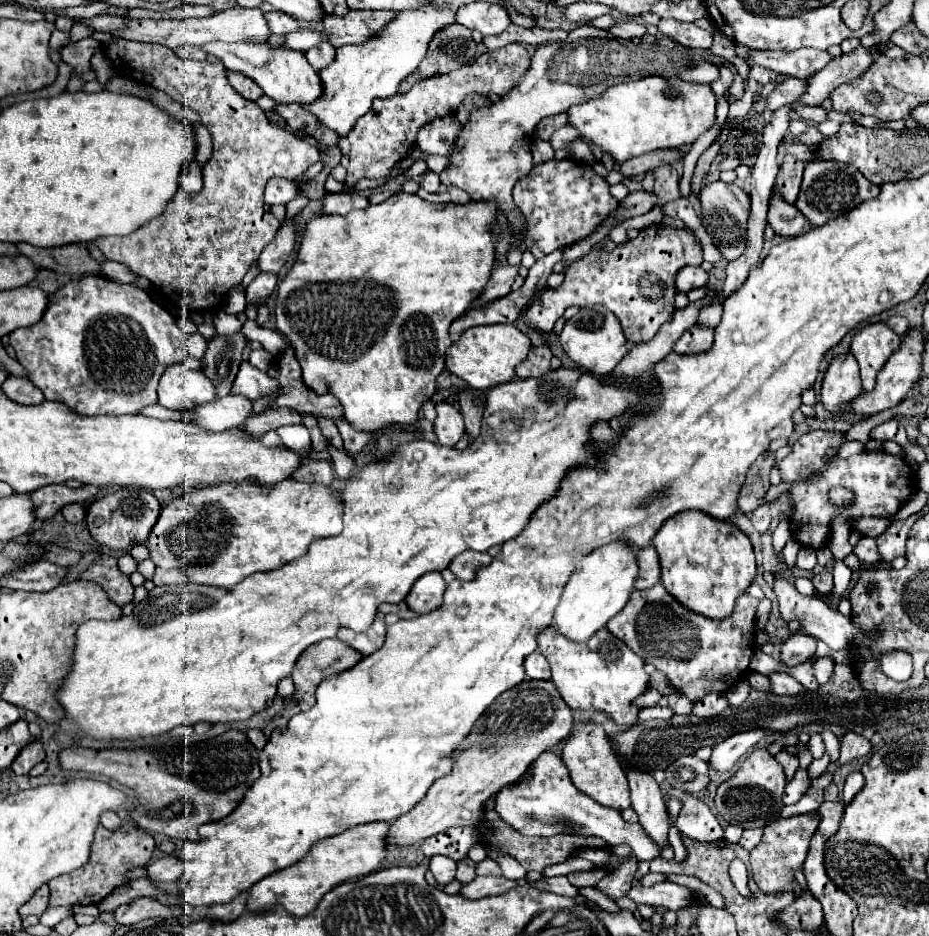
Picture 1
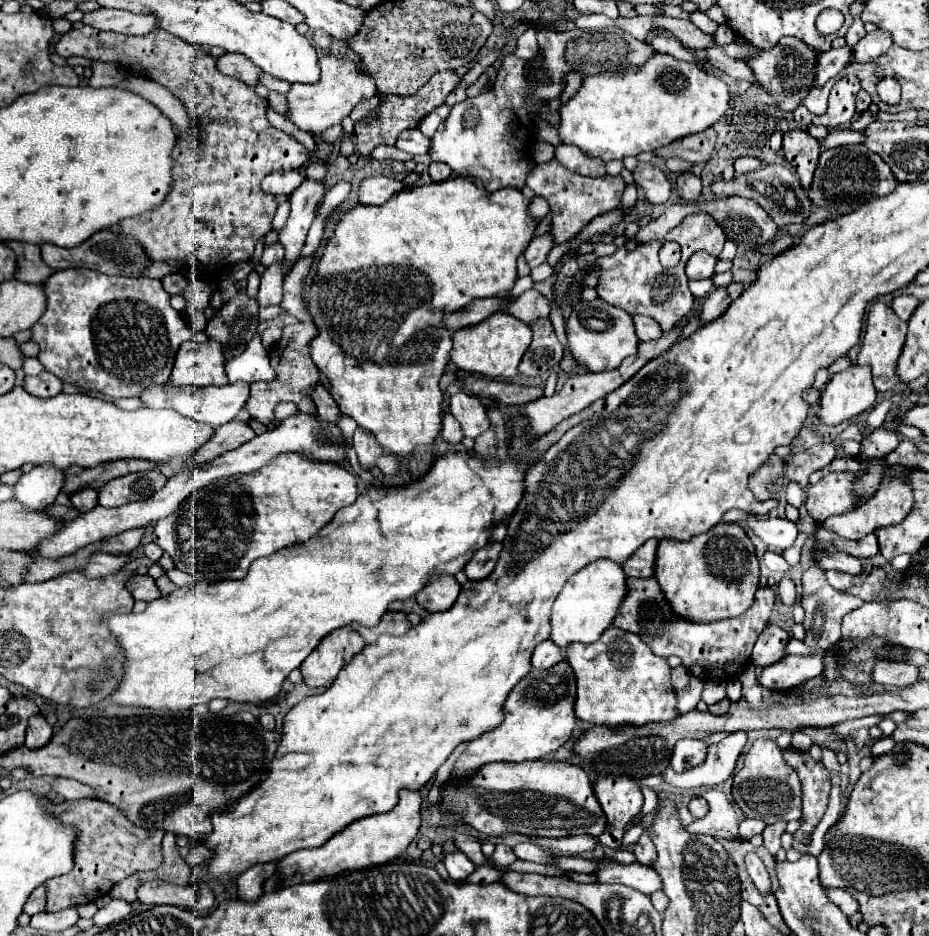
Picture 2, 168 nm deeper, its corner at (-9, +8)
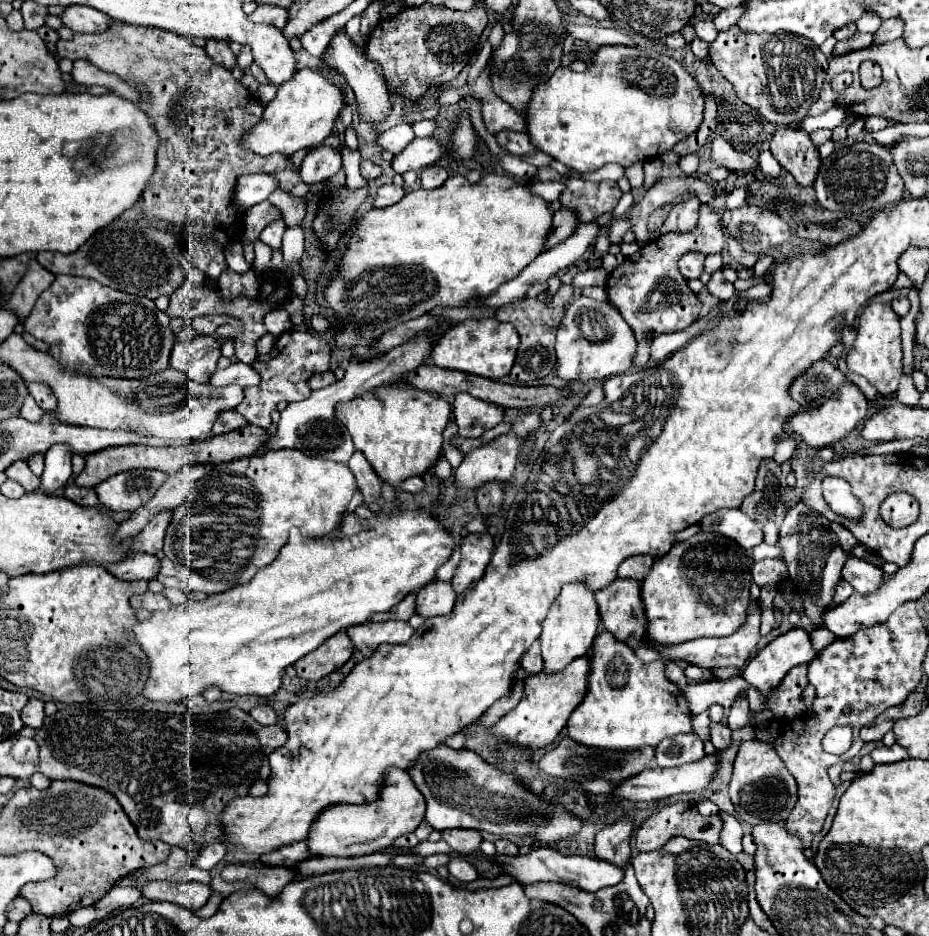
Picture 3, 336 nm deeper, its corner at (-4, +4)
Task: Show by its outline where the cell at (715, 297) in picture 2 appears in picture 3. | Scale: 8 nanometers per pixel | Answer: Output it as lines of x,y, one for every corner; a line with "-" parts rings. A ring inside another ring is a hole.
722,271
712,273
712,277
710,277
710,281
708,281
706,287
708,287
710,295
714,295
714,297
720,299
720,301
726,301
726,299
730,299
730,297
734,295
734,287
732,287
732,283
728,283
728,281
724,279

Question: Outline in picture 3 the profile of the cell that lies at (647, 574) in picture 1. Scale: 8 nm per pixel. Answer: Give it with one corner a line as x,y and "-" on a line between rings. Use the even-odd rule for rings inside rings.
630,557
620,565
618,577
622,577
622,579
632,577
636,581
642,581
644,575
648,573
648,569
652,567
652,563
654,563
654,557

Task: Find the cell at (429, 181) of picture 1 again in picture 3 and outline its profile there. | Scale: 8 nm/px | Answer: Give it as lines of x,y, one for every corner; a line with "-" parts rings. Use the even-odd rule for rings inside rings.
428,167
428,169
424,169
422,173
420,173
420,185
424,187
424,189
436,189
436,187
440,187
446,179
448,179
450,175
448,175
448,171
444,169
444,167

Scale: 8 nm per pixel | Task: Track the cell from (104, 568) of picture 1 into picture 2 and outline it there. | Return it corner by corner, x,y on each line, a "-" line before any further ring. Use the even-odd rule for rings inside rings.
135,575
127,583
127,589
139,601
155,601
155,599
161,597
161,591
157,589
155,581
149,575

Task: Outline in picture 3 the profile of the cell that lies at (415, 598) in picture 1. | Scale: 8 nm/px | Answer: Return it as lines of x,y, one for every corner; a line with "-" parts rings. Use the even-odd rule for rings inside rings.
432,581
426,589
420,589
416,595
416,611
422,617
436,617
446,615
452,611
456,601
456,593
450,583

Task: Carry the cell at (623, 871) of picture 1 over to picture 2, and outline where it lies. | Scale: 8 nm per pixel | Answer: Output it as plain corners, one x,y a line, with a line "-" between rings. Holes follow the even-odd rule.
647,829
643,831
641,839
635,843
633,853
635,853
635,857
637,857
637,861
639,861
641,865
651,865
651,863
655,861
655,845
653,845

